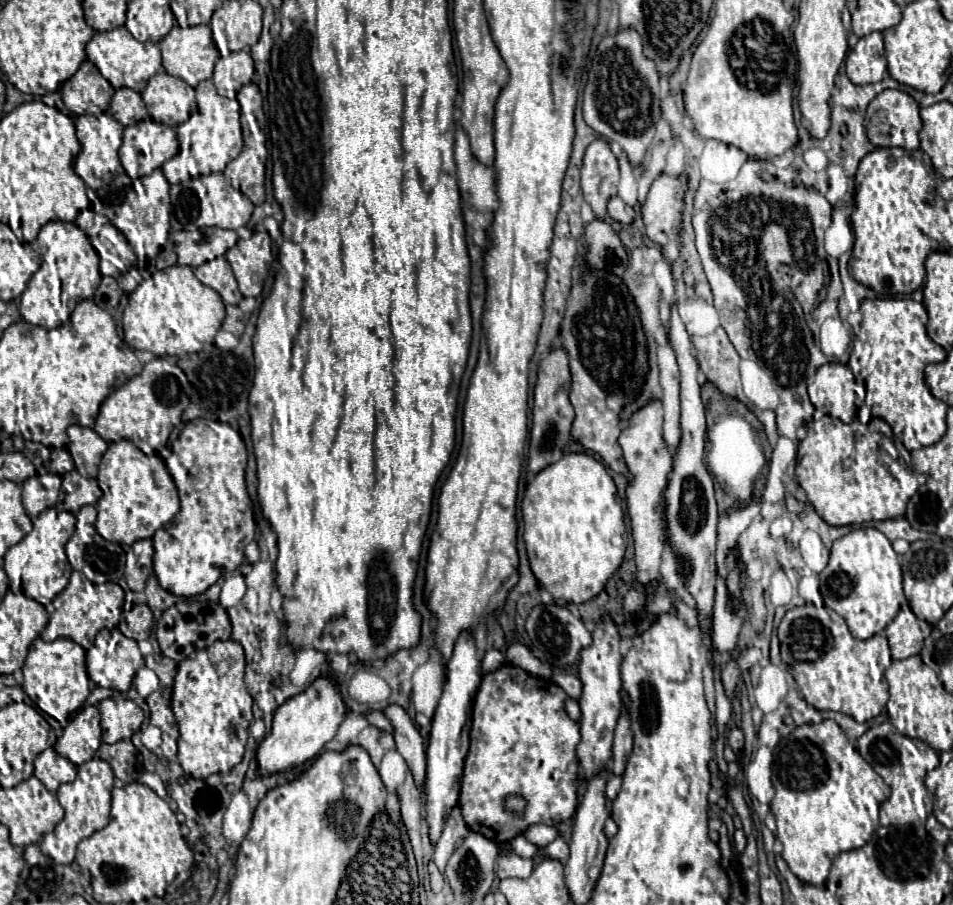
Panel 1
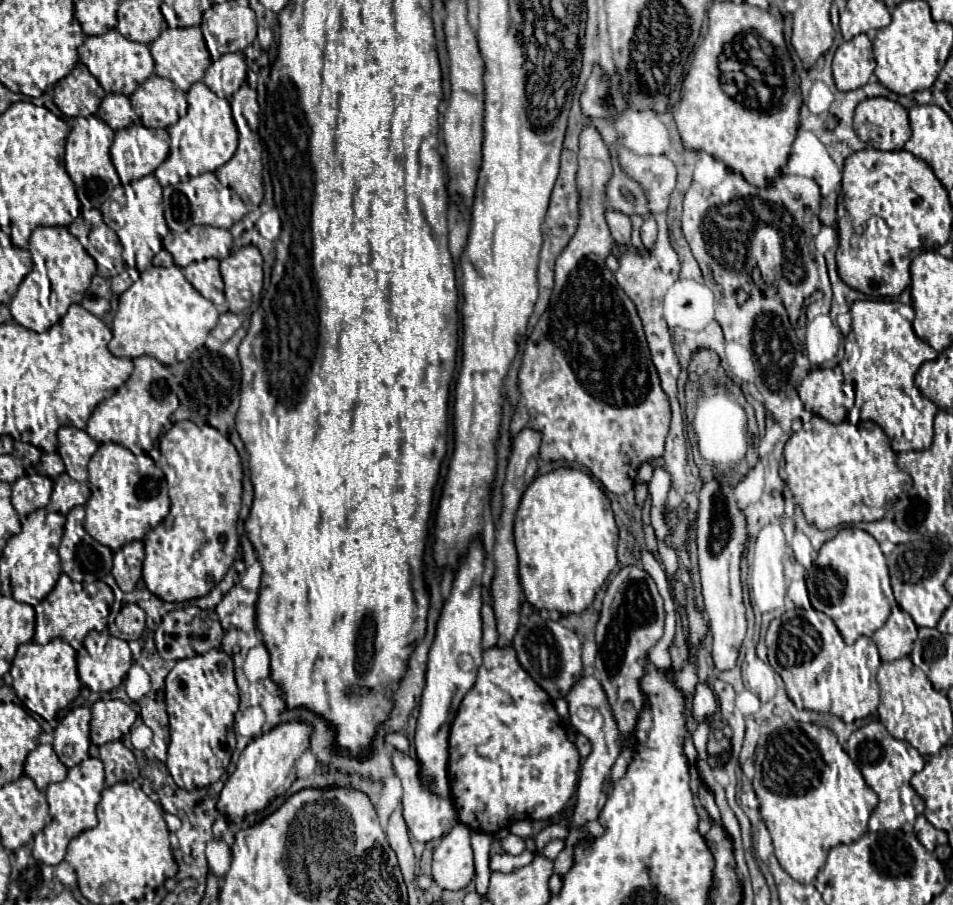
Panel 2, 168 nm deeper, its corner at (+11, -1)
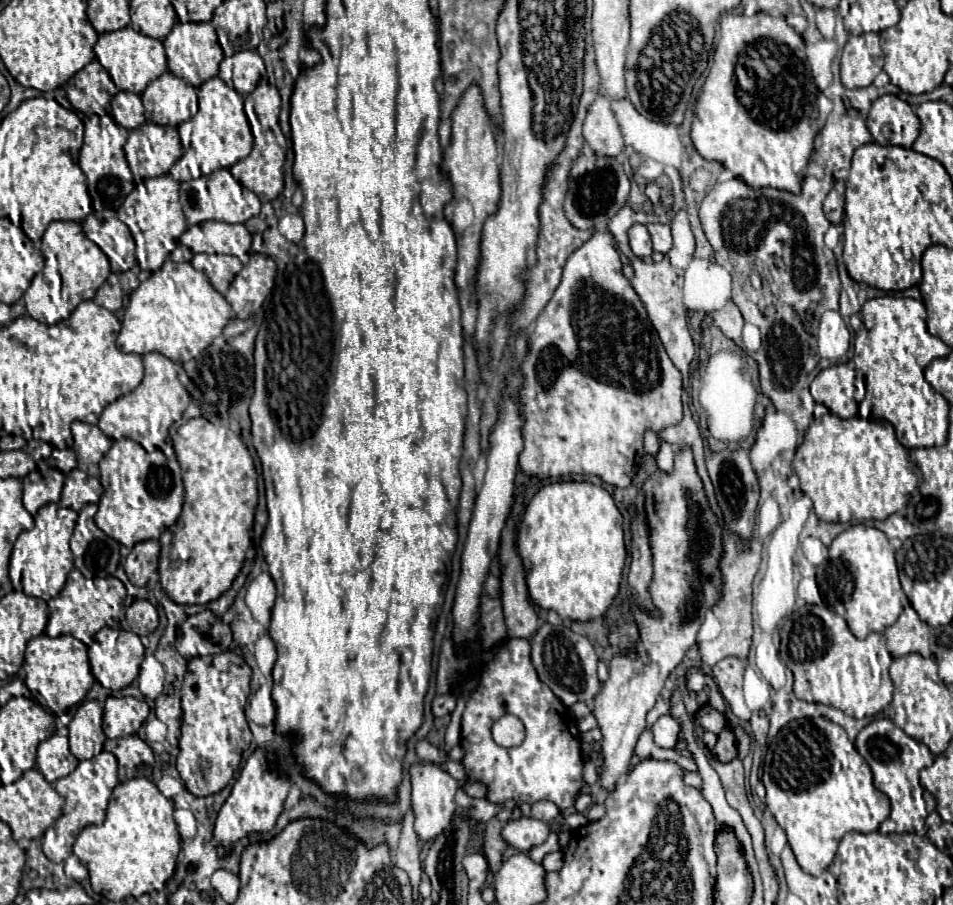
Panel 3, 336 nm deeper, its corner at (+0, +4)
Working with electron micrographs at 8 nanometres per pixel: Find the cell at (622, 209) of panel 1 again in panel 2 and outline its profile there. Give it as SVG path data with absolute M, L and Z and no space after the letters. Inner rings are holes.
M607 210L605 218L607 218L609 230L611 230L615 242L617 244L629 244L629 240L631 240L631 222L629 222L629 216L619 212L619 210Z

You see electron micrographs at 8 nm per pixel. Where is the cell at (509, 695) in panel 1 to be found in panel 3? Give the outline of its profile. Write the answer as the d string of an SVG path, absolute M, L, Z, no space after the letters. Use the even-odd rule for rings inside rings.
M508 639L486 665L482 685L472 693L462 715L460 745L466 751L462 759L466 773L476 781L486 783L490 803L516 799L532 805L546 799L556 803L560 811L566 811L574 807L574 801L584 787L580 731L566 705L562 705L550 687L538 679L530 661L530 643L526 639ZM506 713L520 717L526 727L522 745L510 749L496 745L490 733L492 723Z

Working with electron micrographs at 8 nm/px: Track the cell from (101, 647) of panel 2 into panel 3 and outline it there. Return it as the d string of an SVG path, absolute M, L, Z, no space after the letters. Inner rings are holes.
M104 627L94 635L94 643L88 647L88 657L90 669L98 683L110 691L120 691L138 677L138 669L144 659L144 645L140 643L140 637L136 633Z

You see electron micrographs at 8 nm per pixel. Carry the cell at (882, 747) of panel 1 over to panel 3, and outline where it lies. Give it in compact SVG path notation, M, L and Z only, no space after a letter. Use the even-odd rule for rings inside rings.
M878 719L866 725L856 737L856 749L866 759L872 769L874 787L888 795L892 811L880 825L883 834L918 833L925 836L925 819L935 810L936 802L931 793L923 788L920 781L920 769L932 765L934 757L924 743L914 741L902 729L898 729L890 719Z

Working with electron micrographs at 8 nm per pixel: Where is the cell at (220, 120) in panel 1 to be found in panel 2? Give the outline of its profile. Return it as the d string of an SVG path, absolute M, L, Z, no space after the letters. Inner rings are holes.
M195 82L187 92L187 104L189 104L189 110L187 110L186 116L180 118L175 125L168 128L170 137L169 156L154 172L162 187L185 184L185 182L189 182L191 178L195 178L203 172L215 174L215 170L219 166L223 166L237 150L237 126L235 126L233 116L231 116L231 106L225 98L219 98L217 94L213 94L203 82Z

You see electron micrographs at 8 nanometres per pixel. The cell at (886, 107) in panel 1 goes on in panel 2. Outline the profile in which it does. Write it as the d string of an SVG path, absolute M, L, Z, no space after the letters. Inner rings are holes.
M883 96L867 98L857 106L853 128L863 142L873 142L879 150L901 150L911 138L907 110Z

